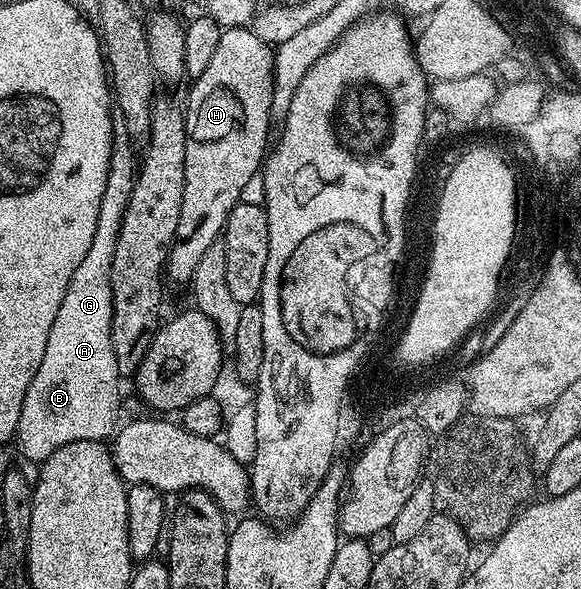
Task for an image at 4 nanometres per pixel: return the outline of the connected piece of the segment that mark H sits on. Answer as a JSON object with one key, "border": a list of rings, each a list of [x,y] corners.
{"border":[[[243,27],[225,28],[220,37],[220,42],[216,45],[216,54],[213,55],[212,61],[204,69],[204,73],[200,73],[198,79],[193,80],[189,84],[190,100],[184,103],[184,114],[186,117],[186,148],[184,149],[184,201],[180,201],[180,221],[176,221],[176,237],[174,243],[170,247],[170,257],[166,264],[165,278],[170,279],[174,283],[189,284],[192,273],[196,273],[196,265],[204,258],[204,252],[219,242],[222,230],[226,228],[228,221],[228,213],[232,213],[232,209],[241,200],[244,193],[244,185],[248,185],[248,181],[252,181],[263,166],[264,160],[268,155],[268,144],[270,139],[270,126],[272,120],[270,118],[270,110],[272,109],[272,93],[274,92],[274,51],[271,44],[265,43],[260,37],[256,37],[256,33],[252,33]]]}

